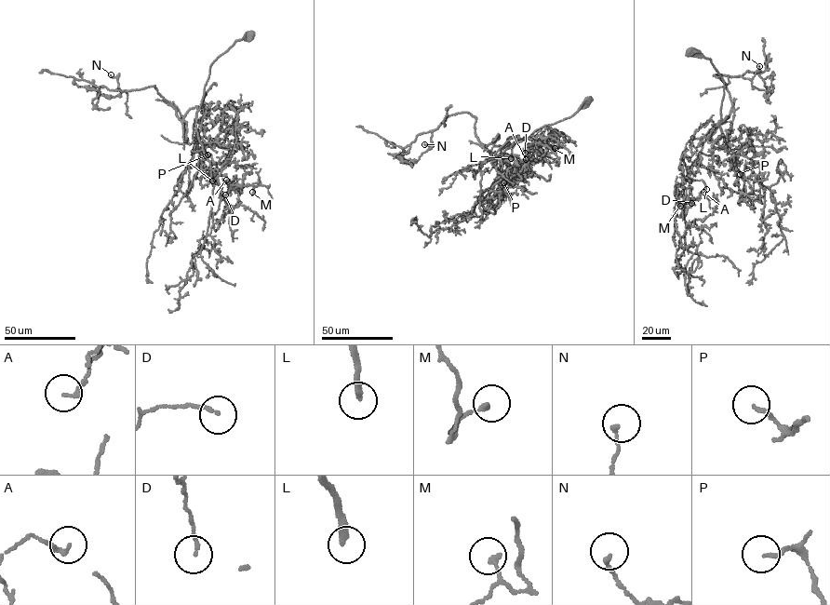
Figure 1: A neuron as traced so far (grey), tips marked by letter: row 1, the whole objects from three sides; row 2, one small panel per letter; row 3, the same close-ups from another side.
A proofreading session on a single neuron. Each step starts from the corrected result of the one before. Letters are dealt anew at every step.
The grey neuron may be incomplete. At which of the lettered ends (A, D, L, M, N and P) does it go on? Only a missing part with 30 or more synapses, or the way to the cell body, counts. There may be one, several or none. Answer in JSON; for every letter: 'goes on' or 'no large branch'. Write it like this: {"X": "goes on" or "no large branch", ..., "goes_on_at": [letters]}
{"A": "no large branch", "D": "no large branch", "L": "goes on", "M": "no large branch", "N": "no large branch", "P": "no large branch", "goes_on_at": ["L"]}

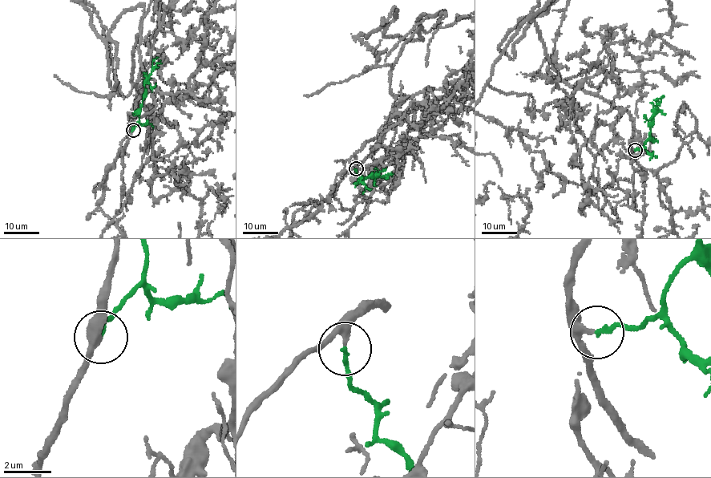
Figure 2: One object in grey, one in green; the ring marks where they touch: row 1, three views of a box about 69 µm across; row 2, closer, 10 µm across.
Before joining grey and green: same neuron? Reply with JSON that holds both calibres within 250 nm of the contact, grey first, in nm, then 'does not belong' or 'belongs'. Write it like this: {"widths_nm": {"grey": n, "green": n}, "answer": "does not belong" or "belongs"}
{"widths_nm": {"grey": 240, "green": 170}, "answer": "belongs"}

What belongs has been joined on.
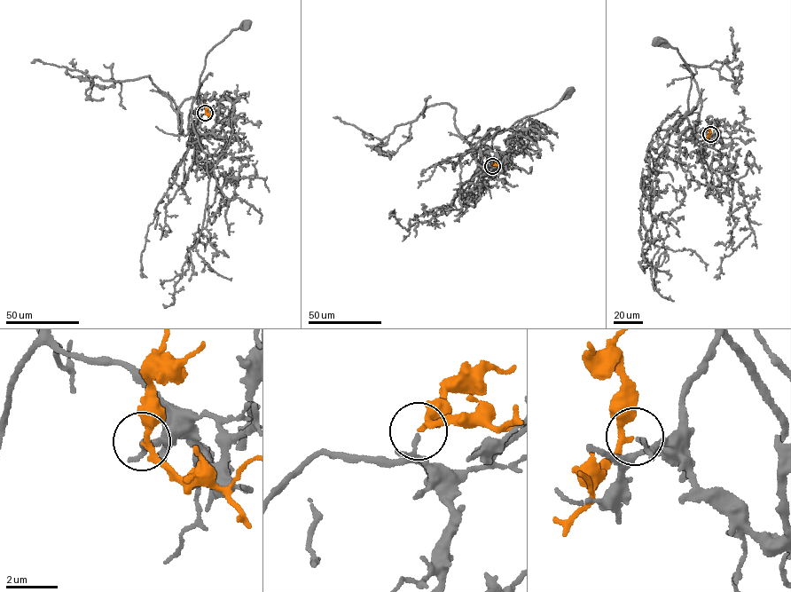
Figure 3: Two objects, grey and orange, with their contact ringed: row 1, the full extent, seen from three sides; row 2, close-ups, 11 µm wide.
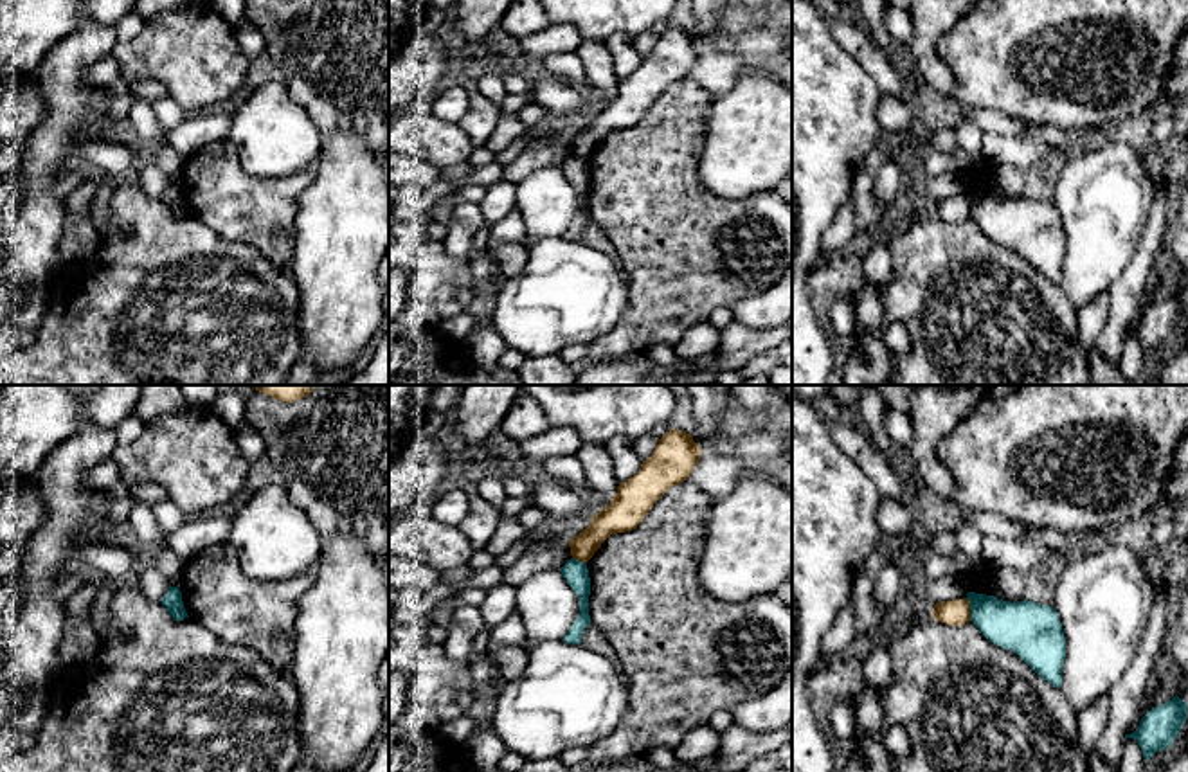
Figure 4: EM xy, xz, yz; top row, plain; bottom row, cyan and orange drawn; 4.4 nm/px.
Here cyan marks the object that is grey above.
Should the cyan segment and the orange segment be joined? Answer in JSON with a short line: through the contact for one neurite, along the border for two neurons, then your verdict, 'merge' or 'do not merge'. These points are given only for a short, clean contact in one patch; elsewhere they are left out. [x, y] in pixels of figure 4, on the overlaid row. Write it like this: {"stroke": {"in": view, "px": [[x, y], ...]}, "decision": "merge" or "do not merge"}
{"stroke": {"in": "yz", "px": [[965, 598], [971, 619]]}, "decision": "do not merge"}

